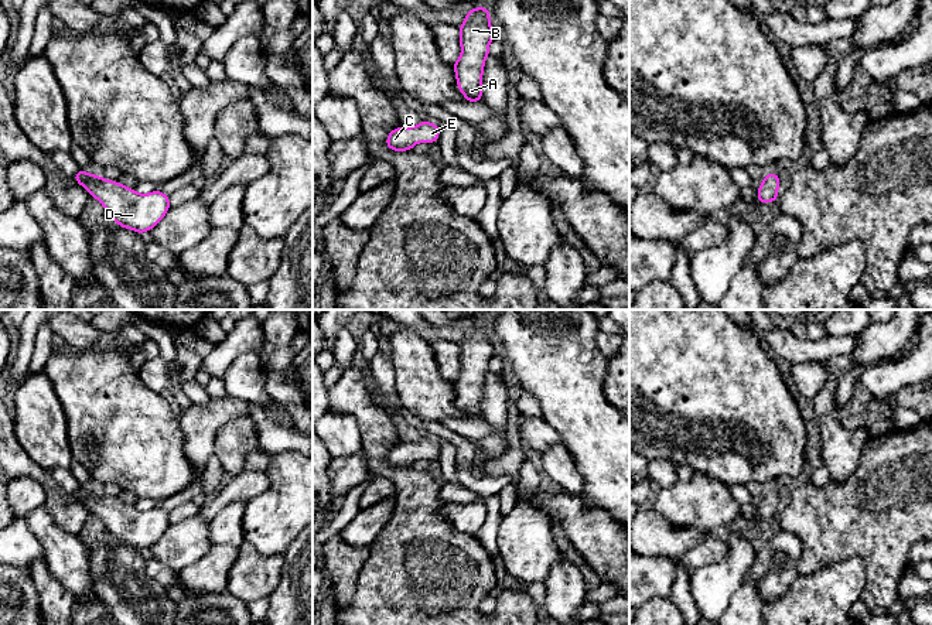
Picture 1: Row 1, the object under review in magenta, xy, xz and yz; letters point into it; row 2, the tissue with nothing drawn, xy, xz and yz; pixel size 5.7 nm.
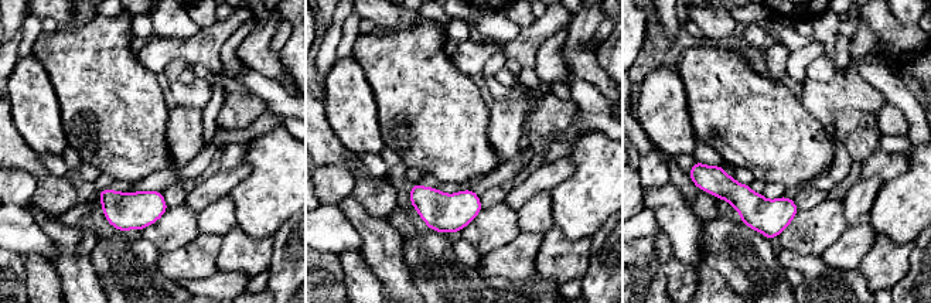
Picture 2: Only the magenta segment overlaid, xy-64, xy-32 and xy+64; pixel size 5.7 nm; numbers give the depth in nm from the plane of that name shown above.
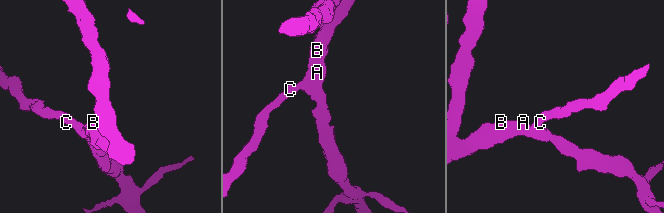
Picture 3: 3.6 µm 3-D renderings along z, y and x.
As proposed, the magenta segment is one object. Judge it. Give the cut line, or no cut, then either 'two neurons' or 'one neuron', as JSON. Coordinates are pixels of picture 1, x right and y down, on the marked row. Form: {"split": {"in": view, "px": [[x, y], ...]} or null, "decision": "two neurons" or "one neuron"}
{"split": null, "decision": "one neuron"}

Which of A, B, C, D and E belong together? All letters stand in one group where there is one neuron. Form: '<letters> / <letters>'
A B C D E

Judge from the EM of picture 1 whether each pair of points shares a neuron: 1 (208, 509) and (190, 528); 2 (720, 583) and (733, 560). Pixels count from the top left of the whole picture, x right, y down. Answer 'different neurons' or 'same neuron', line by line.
1: different neurons
2: same neuron

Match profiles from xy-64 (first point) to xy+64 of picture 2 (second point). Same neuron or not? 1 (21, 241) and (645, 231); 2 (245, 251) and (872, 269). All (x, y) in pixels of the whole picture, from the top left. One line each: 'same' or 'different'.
1: same
2: same

